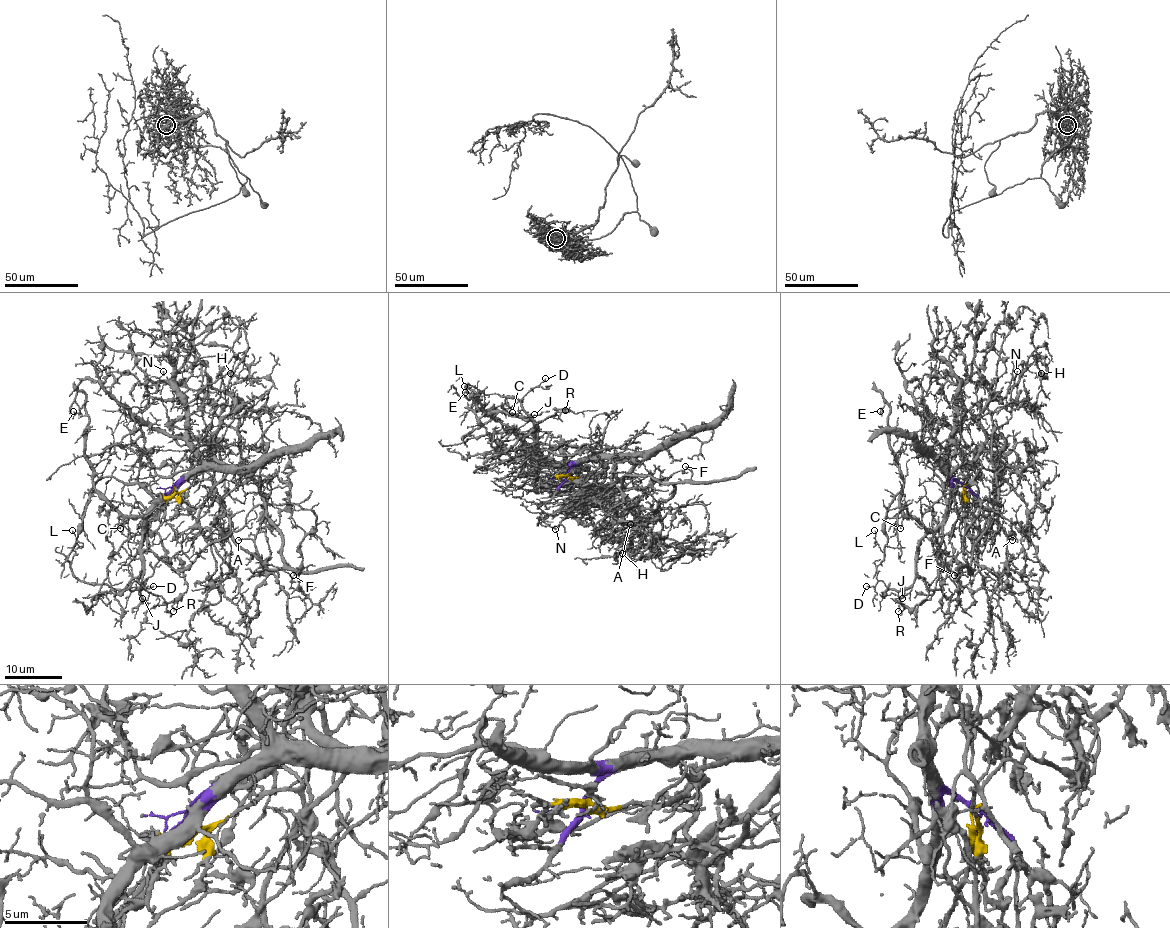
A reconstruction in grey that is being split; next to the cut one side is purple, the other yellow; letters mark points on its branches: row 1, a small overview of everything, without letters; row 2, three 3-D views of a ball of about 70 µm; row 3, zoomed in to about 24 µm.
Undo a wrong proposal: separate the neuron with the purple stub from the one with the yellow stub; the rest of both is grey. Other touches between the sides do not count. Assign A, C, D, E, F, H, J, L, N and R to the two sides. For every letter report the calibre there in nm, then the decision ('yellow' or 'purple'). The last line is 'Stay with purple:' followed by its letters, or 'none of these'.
A: calibre 120 nm; yellow
C: calibre 90 nm; purple
D: calibre 130 nm; purple
E: calibre 90 nm; purple
F: calibre 90 nm; yellow
H: calibre 140 nm; yellow
J: calibre 110 nm; purple
L: calibre 120 nm; purple
N: calibre 120 nm; purple
R: calibre 120 nm; purple
Stay with purple: C, D, E, J, L, N, R

